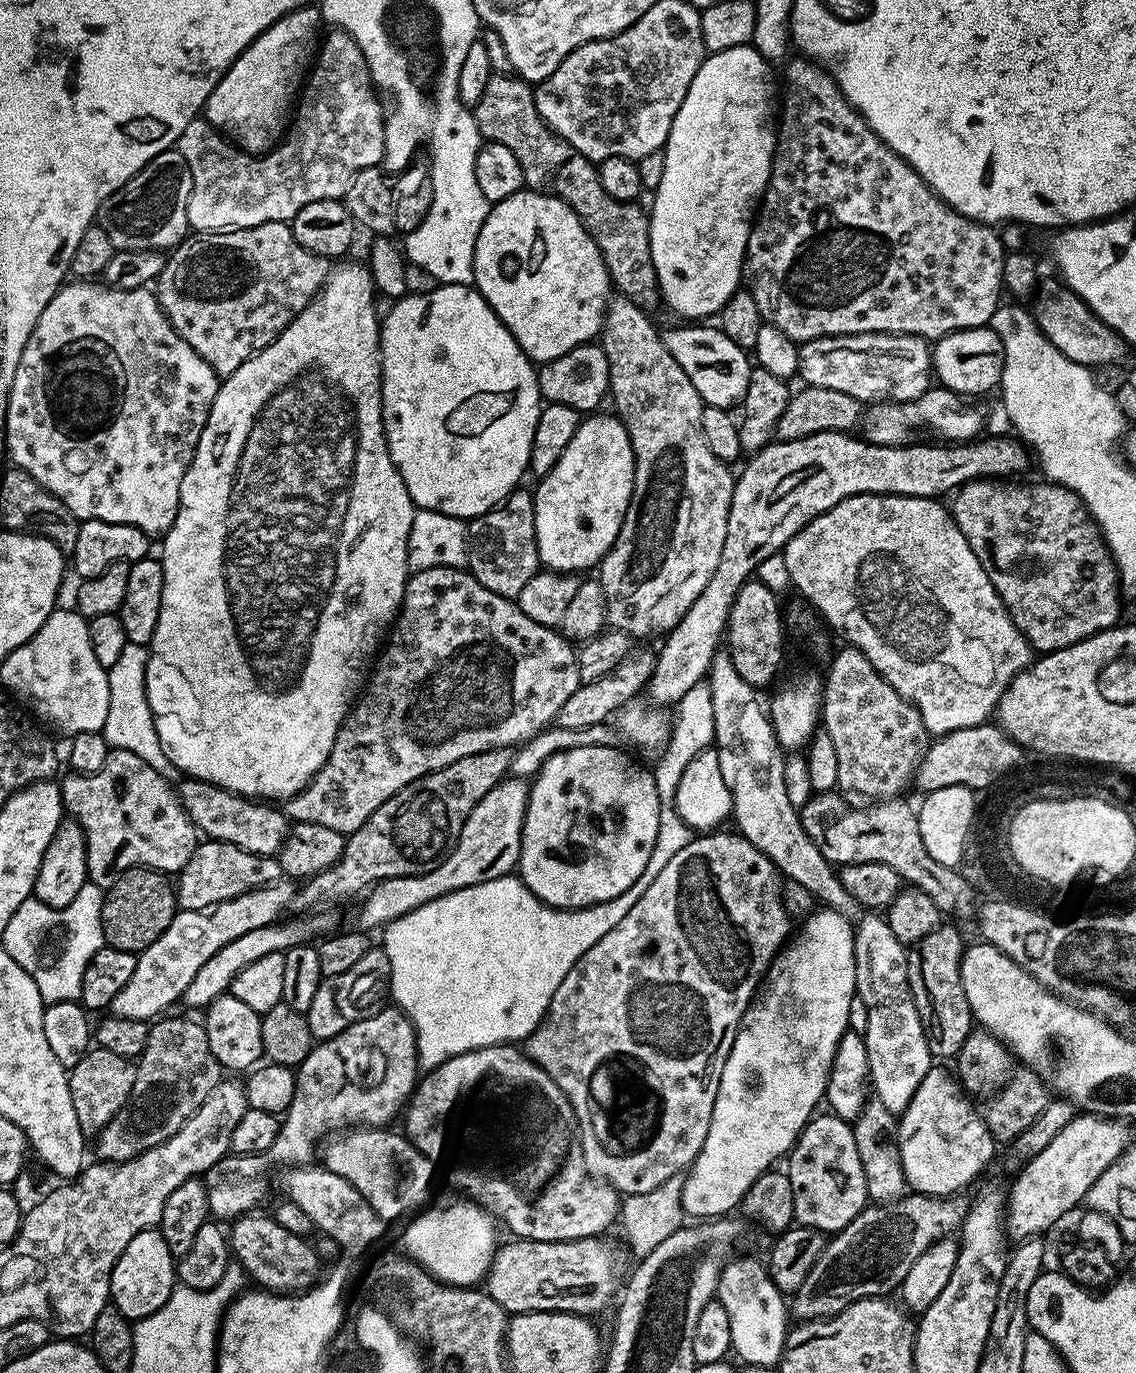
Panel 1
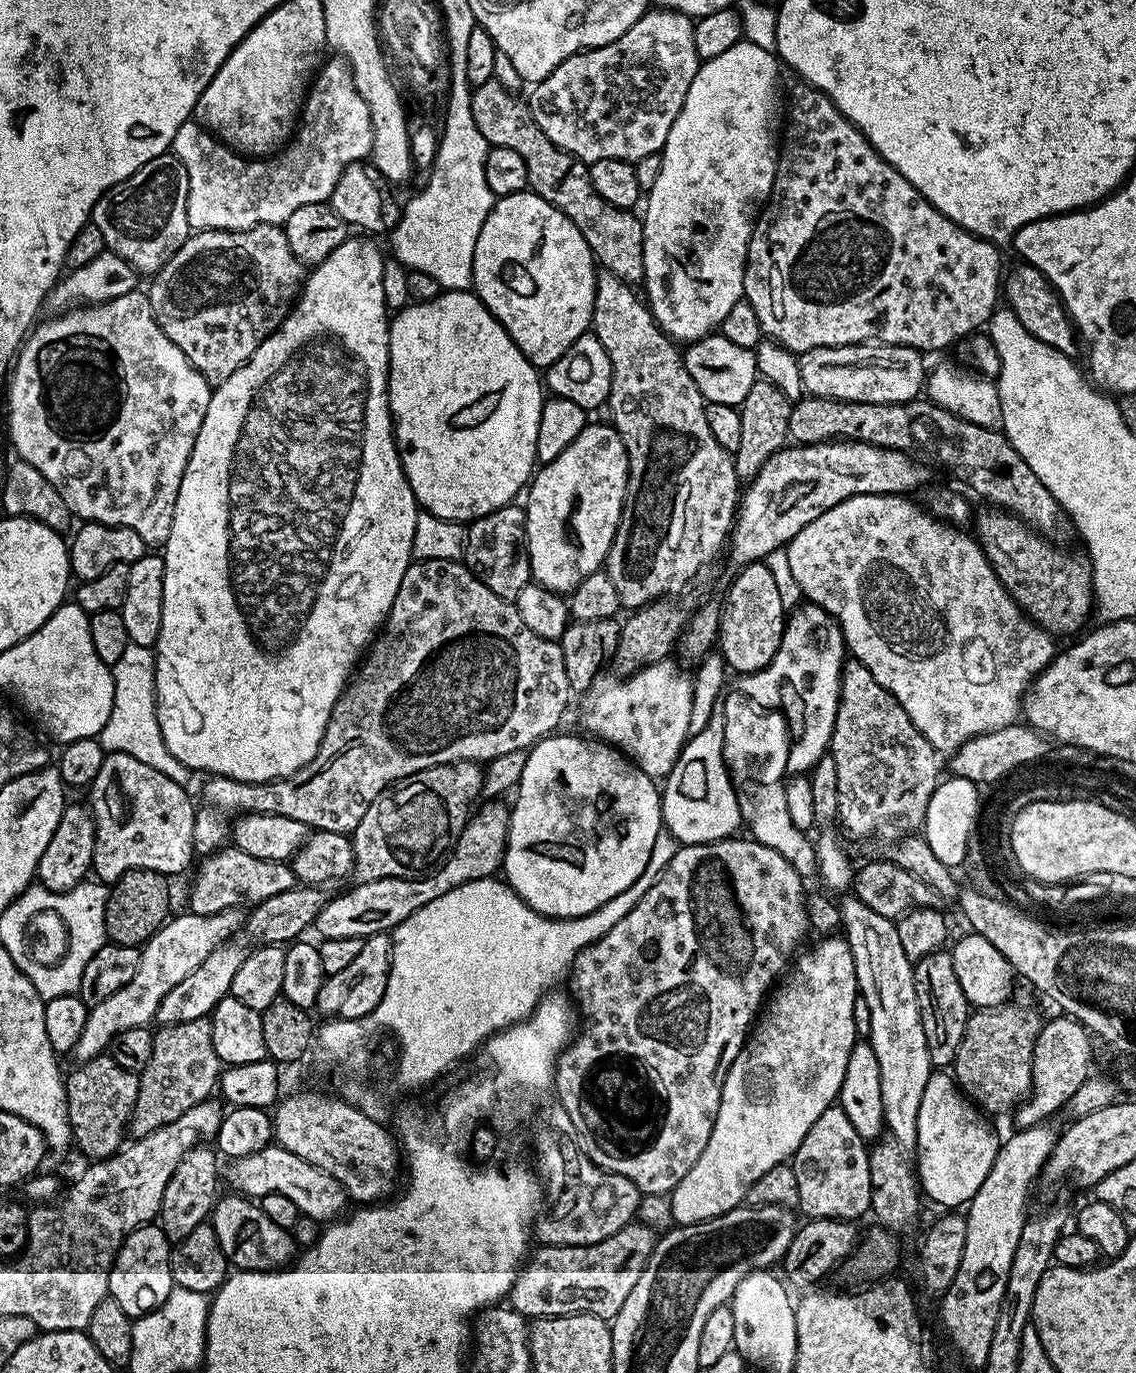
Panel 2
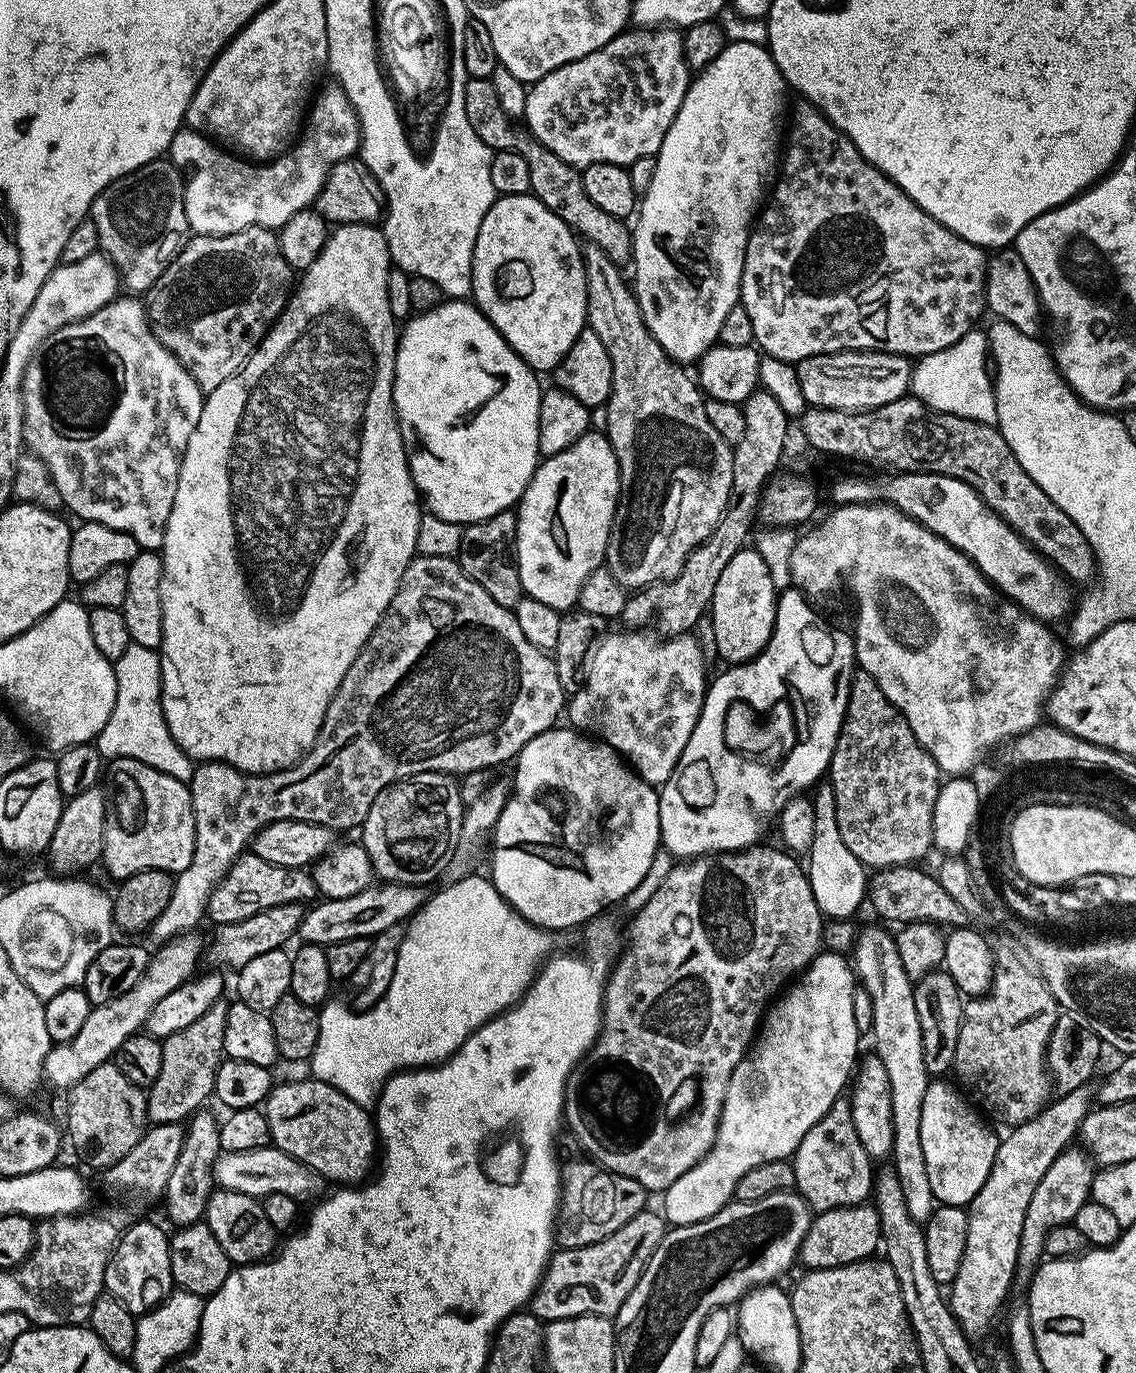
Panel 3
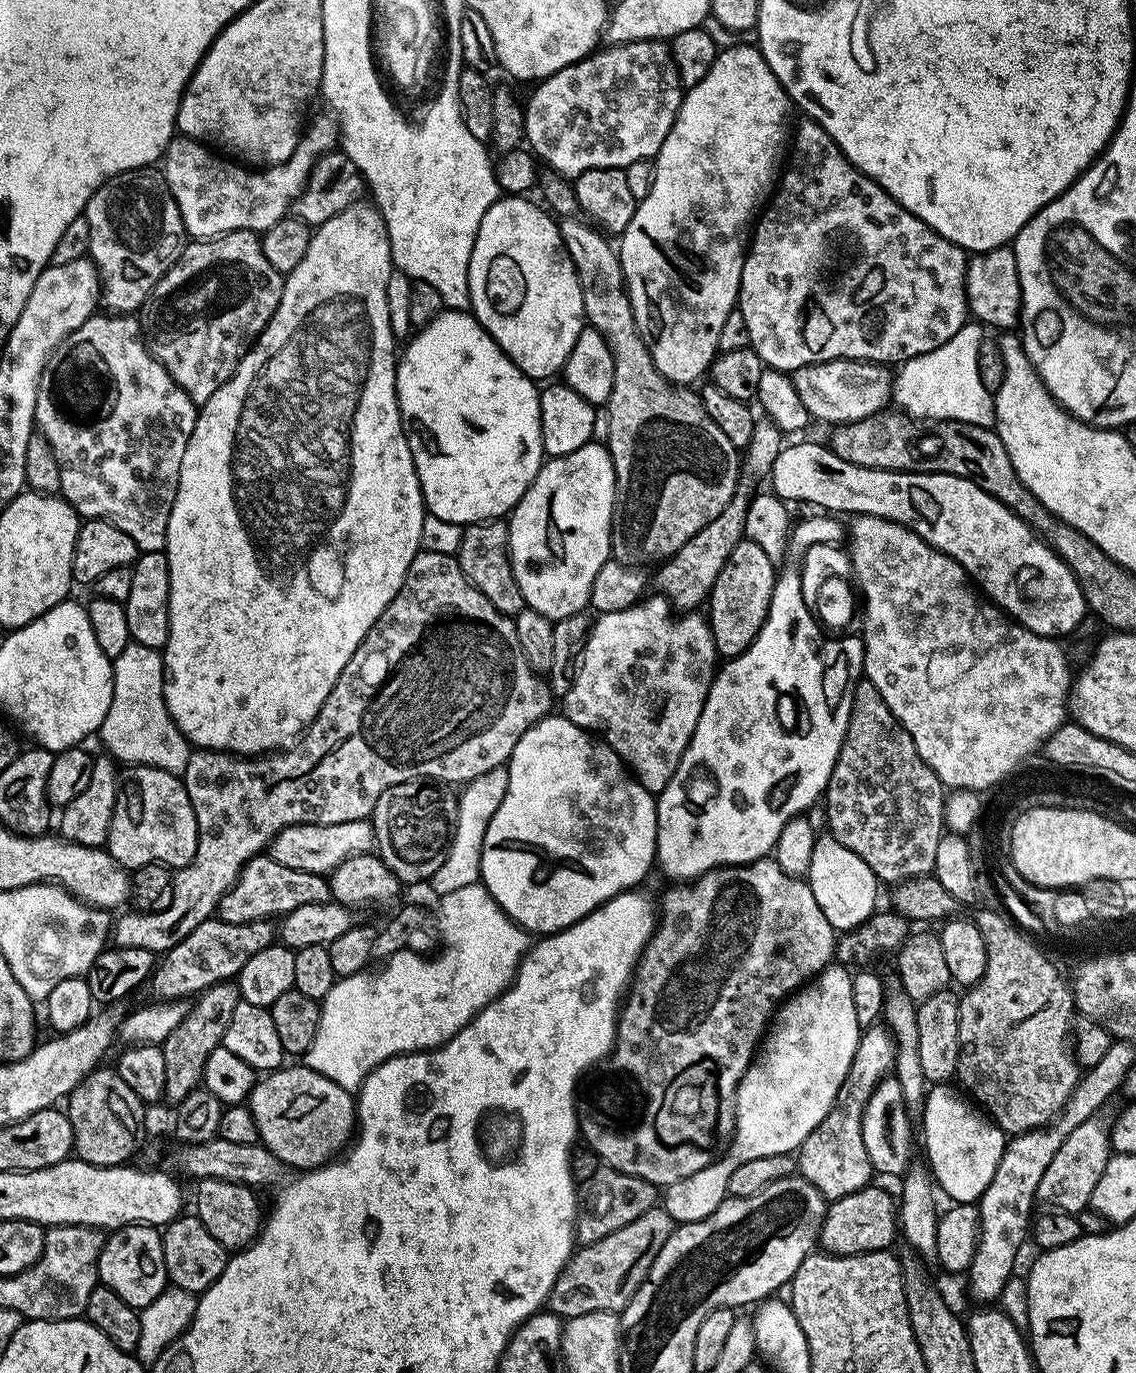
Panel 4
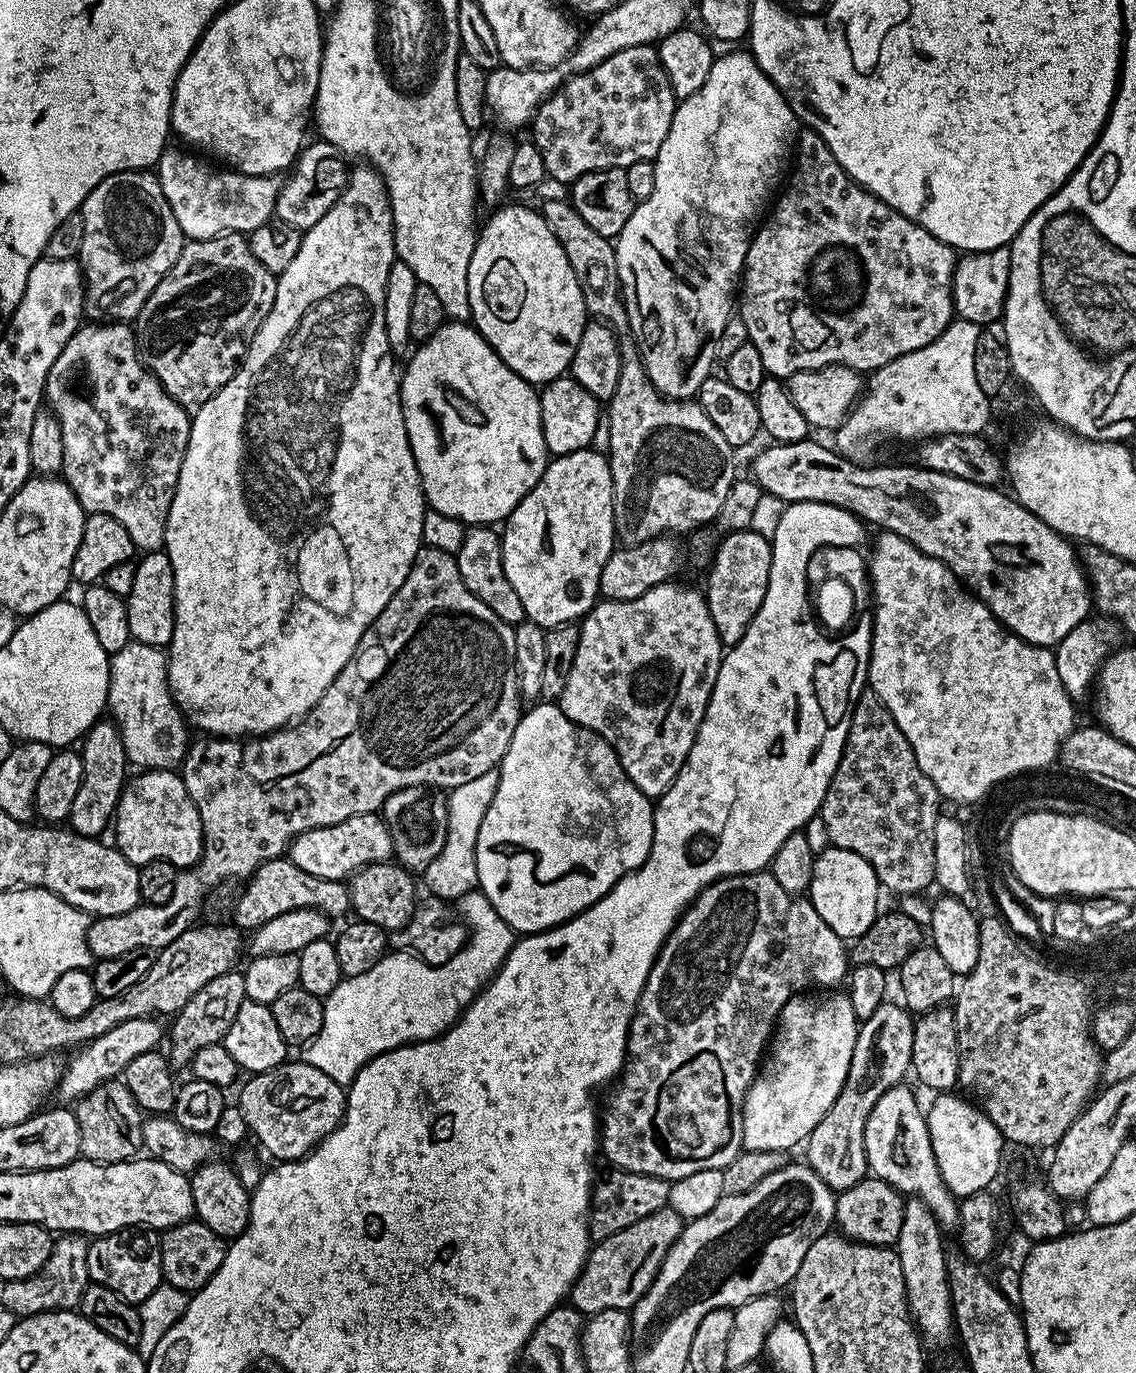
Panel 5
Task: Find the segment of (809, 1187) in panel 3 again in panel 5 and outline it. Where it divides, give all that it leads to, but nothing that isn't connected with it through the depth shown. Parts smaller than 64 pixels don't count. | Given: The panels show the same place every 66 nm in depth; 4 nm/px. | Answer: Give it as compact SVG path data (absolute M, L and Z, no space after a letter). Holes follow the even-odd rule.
M882 1003L868 1020L859 1025L846 1082L838 1098L834 1098L834 1106L826 1110L822 1122L814 1126L806 1141L808 1167L837 1194L869 1175L866 1122L870 1118L870 1110L874 1110L874 1102L878 1102L878 1098L882 1098L886 1090L901 1083L905 1079L904 1075L909 1075L912 1066L914 1020L907 1008L896 1004Z

